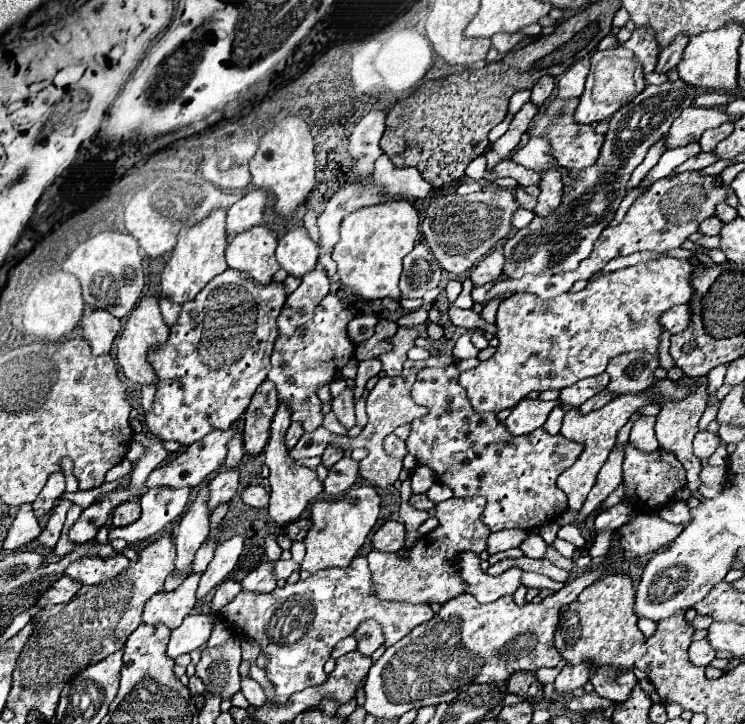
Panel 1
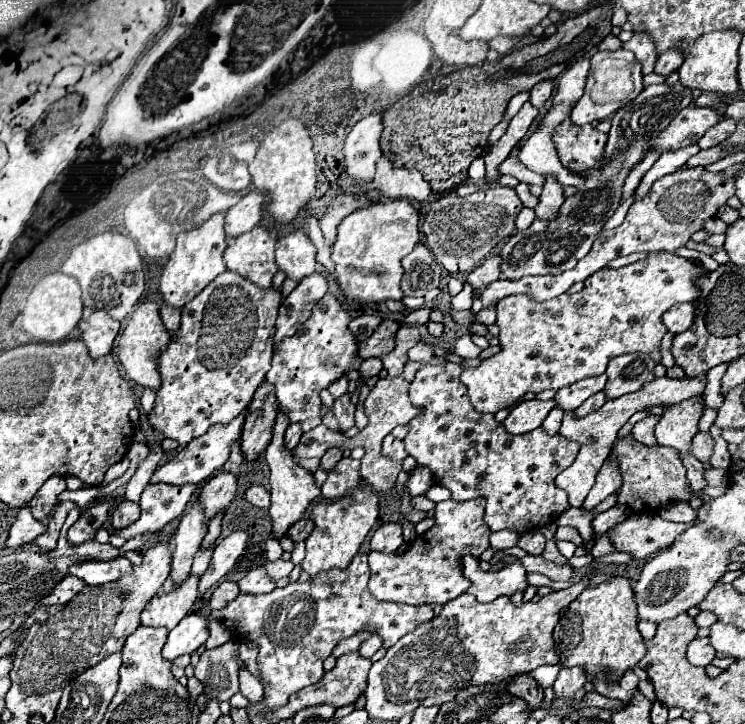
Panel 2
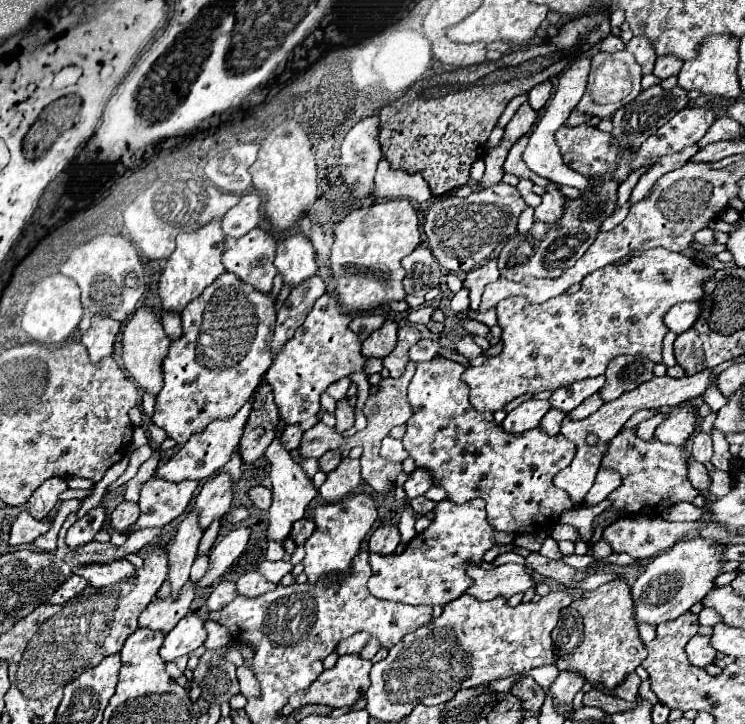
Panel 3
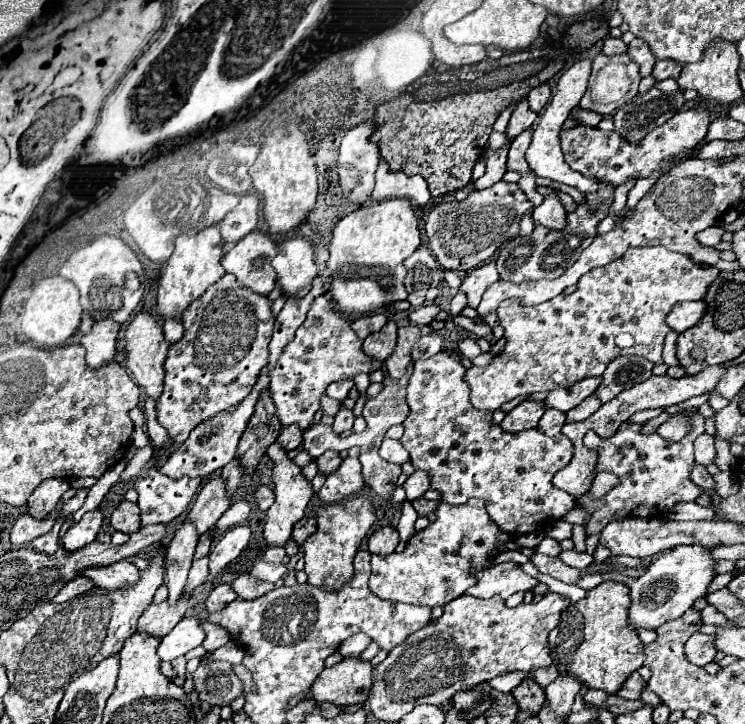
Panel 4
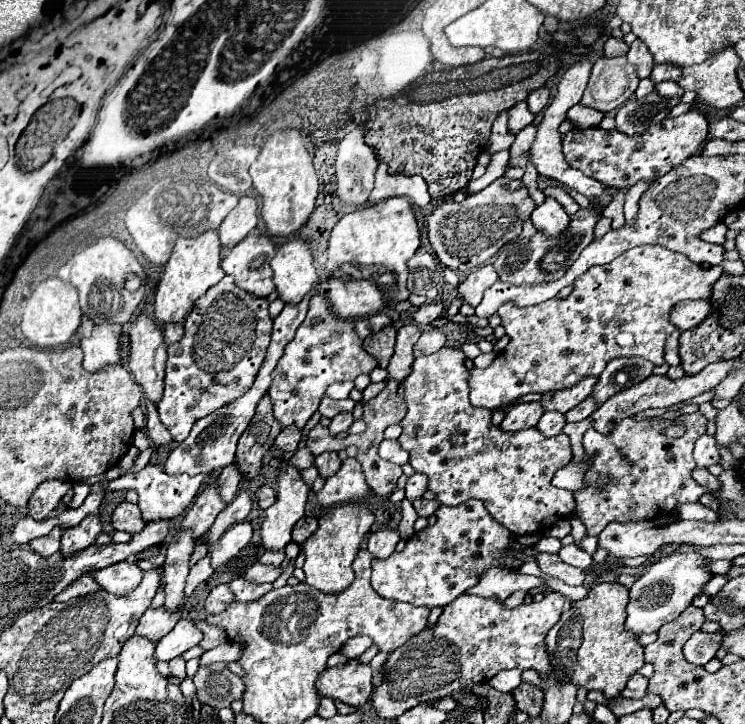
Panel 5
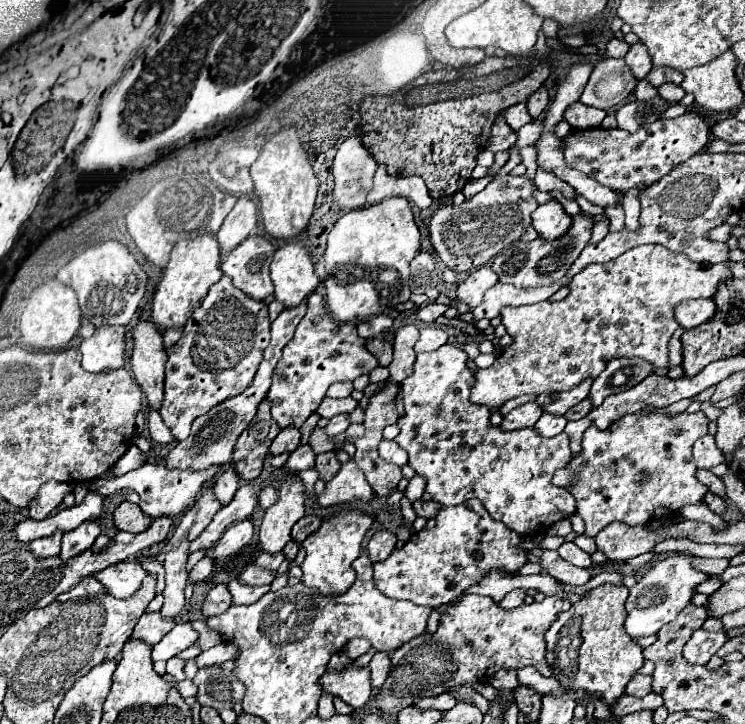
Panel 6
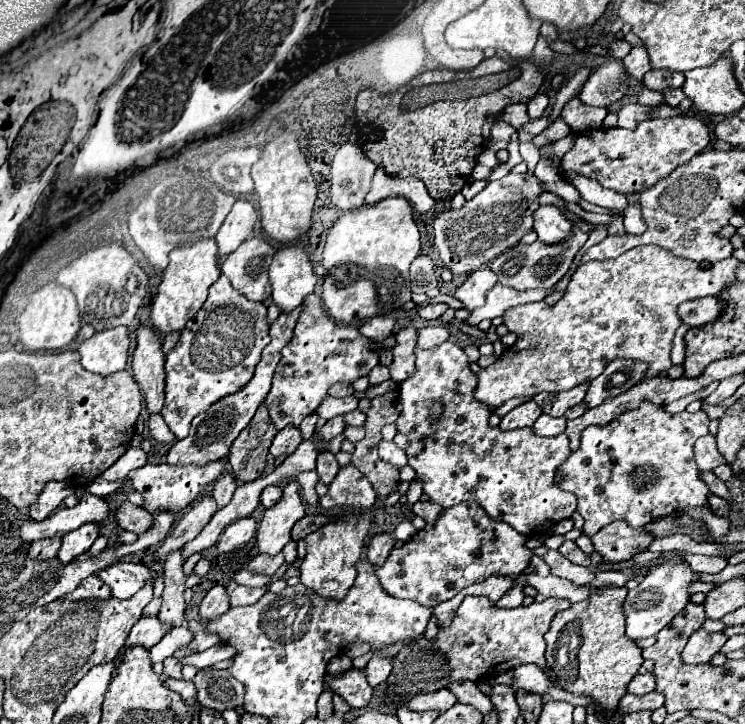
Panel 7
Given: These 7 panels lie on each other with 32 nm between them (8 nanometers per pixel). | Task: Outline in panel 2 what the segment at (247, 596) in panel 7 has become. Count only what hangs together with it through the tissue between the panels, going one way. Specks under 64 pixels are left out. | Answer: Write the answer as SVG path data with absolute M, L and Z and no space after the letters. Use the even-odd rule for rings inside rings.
M254 568L238 582L238 588L242 594L266 594L276 588L276 582L266 576L264 568Z

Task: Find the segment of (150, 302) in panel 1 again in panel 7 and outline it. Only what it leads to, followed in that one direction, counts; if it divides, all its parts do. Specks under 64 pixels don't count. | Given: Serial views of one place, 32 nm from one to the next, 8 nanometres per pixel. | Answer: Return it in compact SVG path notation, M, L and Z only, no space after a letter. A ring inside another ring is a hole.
M150 326L136 330L138 346L132 356L134 378L144 390L146 408L150 414L160 414L164 408L164 354L160 350L162 340Z

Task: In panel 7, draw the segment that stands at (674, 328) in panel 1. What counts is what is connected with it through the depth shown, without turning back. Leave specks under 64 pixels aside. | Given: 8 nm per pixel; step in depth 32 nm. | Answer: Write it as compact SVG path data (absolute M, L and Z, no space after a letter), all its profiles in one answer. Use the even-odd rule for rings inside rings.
M706 296L706 298L696 298L680 304L678 314L682 322L690 326L702 326L712 320L718 320L722 310L724 310L724 300L720 300L718 296Z

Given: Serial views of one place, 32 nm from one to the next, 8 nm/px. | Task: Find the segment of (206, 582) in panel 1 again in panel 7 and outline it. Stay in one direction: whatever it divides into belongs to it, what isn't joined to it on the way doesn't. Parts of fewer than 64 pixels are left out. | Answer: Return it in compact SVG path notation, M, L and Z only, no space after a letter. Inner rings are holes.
M252 516L240 518L234 524L226 526L226 530L222 532L220 540L218 540L218 552L230 552L242 544L246 544L254 534L256 534L258 522Z

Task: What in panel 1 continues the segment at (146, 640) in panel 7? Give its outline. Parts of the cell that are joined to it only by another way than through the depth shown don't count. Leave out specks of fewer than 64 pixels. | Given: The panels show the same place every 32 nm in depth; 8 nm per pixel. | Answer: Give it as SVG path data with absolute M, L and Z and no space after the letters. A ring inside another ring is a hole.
M190 574L176 590L154 594L142 614L144 624L164 624L170 630L178 628L196 604L196 588L200 574Z

